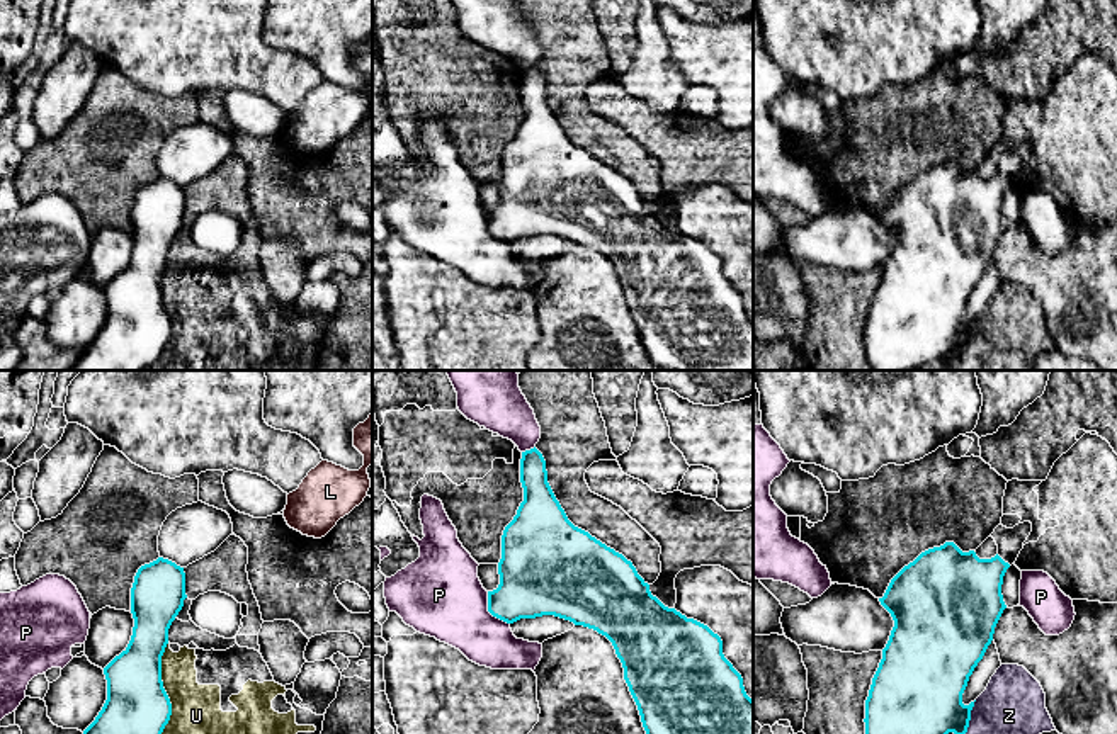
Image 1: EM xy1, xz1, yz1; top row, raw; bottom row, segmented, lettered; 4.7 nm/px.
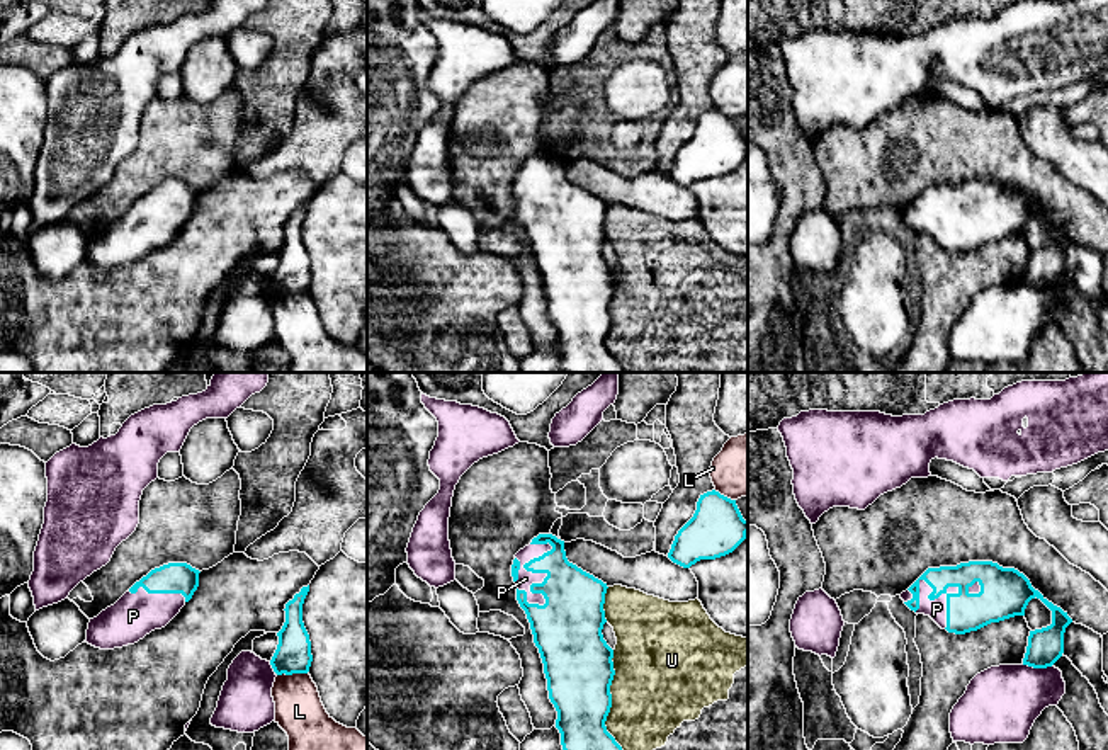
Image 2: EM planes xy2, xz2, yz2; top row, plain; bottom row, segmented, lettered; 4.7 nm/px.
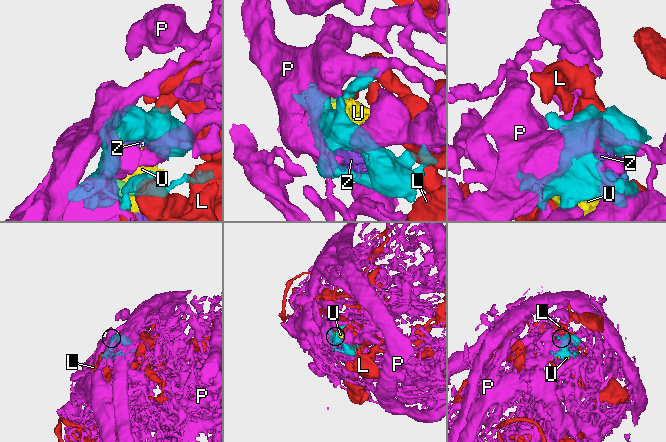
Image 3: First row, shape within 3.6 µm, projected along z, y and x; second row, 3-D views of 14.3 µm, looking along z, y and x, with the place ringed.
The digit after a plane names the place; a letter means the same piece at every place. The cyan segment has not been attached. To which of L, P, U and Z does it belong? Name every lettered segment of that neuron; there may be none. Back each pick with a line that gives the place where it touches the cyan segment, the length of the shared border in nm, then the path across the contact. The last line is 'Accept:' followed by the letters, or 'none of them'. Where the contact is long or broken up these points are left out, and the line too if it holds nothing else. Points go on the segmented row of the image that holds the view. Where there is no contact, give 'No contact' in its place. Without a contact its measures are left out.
P: Touches cyan at xz2 (536, 572). Shared border 320 nm
Accept: P

